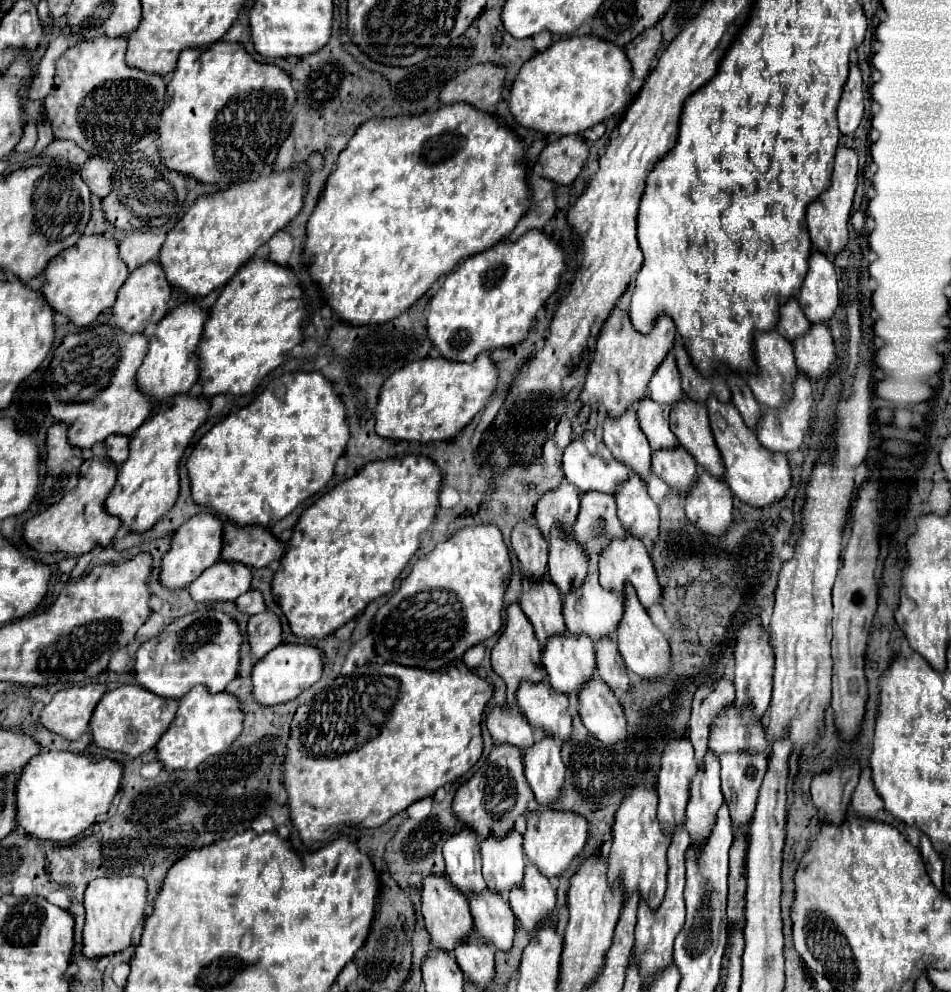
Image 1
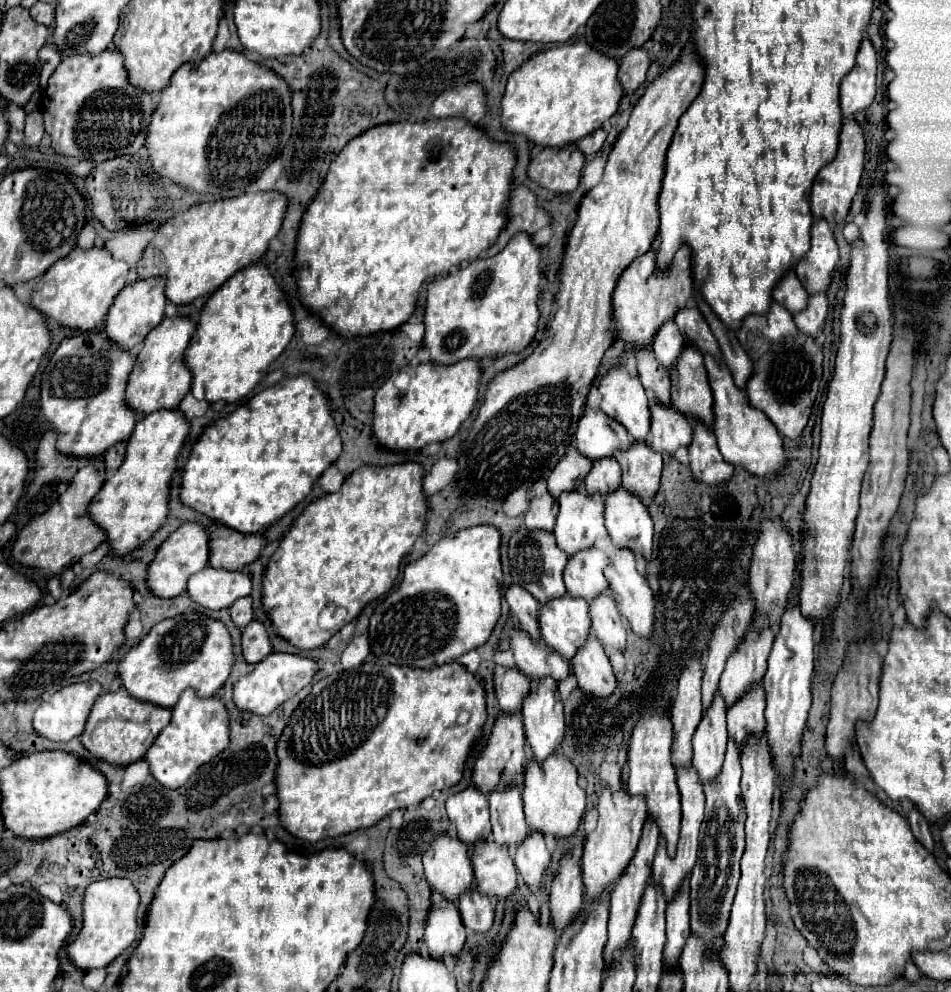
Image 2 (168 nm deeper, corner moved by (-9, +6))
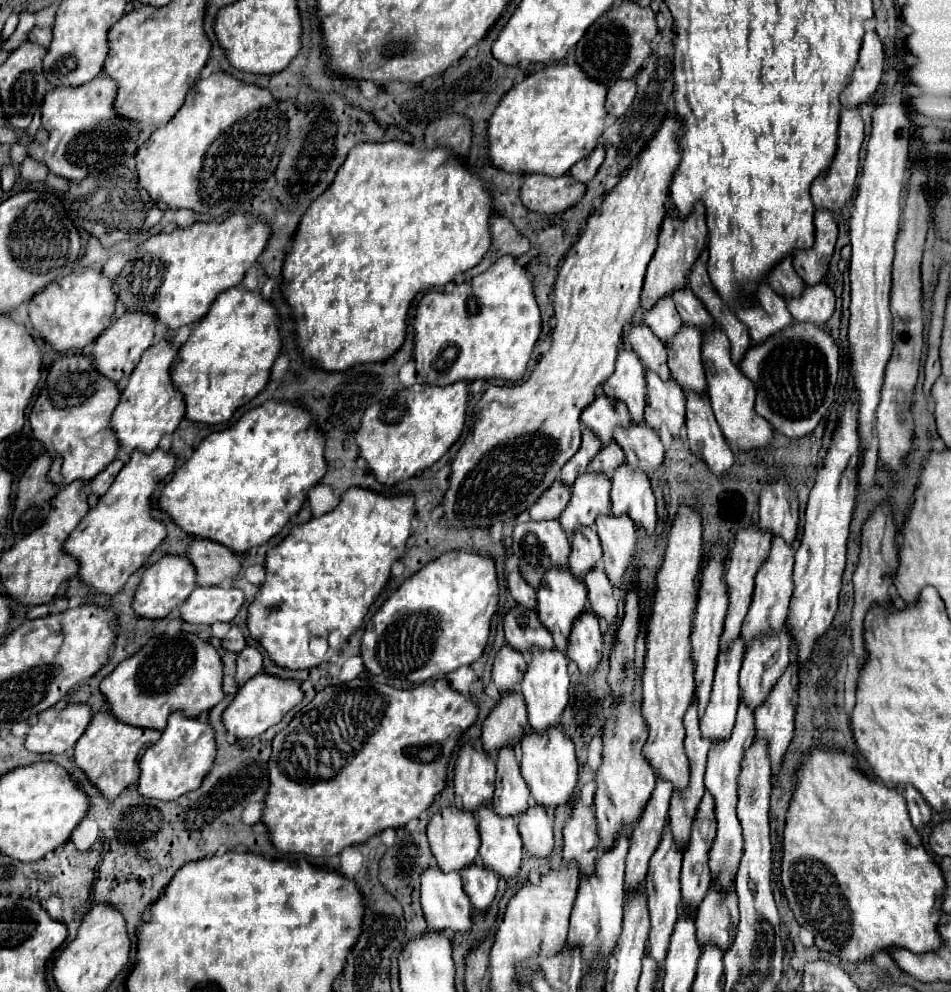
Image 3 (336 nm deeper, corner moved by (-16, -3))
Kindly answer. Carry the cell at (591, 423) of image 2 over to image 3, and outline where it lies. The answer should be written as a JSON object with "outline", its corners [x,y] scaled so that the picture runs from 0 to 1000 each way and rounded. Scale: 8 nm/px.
{"outline":[[[629,398],[625,408],[618,408],[618,412],[614,412],[612,426],[625,439],[629,439],[629,443],[637,451],[646,443],[646,432],[648,430],[660,432],[665,428],[665,422],[660,420],[660,412],[656,412],[656,408],[644,408],[639,400]]]}

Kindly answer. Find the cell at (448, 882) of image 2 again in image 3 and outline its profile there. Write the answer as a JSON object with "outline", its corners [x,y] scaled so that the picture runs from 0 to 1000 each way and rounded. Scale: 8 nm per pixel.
{"outline":[[[467,814],[454,824],[454,828],[450,832],[450,848],[452,848],[452,858],[454,858],[463,878],[467,878],[467,880],[482,878],[484,880],[486,876],[498,872],[498,868],[503,864],[505,844],[503,844],[503,836],[501,836],[501,826],[492,824],[492,820],[484,820],[484,816],[479,816],[479,814]]]}

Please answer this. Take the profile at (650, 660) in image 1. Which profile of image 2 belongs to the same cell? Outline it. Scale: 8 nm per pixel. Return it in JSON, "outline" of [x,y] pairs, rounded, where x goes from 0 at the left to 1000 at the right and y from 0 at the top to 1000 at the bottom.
{"outline":[[[653,552],[645,558],[640,573],[636,573],[636,583],[640,585],[640,597],[642,603],[649,609],[649,615],[664,627],[666,637],[670,641],[682,641],[687,635],[687,613],[689,613],[689,605],[687,605],[687,597],[680,589],[680,585],[670,577],[668,571],[668,560],[666,556],[661,556],[659,552]]]}

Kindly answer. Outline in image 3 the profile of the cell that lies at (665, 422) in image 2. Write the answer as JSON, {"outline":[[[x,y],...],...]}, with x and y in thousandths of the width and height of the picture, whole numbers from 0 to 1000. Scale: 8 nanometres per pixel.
{"outline":[[[679,374],[679,428],[690,436],[700,430],[707,441],[713,441],[721,430],[721,400],[711,392],[711,386],[694,384],[690,376]]]}

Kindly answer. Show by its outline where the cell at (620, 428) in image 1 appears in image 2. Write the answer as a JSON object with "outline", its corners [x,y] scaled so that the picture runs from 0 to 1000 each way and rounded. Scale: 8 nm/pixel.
{"outline":[[[645,367],[628,385],[628,393],[634,399],[632,413],[655,427],[668,444],[680,444],[685,417],[672,379],[664,379],[655,367]]]}

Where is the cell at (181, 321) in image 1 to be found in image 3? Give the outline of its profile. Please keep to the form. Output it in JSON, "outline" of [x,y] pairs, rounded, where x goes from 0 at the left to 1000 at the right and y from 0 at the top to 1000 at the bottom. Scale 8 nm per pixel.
{"outline":[[[170,342],[151,354],[147,366],[139,374],[137,384],[128,394],[128,404],[116,424],[128,453],[137,457],[141,453],[158,457],[166,451],[170,439],[185,434],[193,422],[193,400],[179,380],[179,370],[187,358],[187,352],[189,348],[183,348],[179,342]]]}

